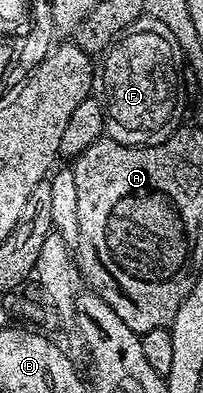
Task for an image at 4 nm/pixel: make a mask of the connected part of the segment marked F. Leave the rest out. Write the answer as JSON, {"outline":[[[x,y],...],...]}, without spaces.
{"outline":[[[137,18],[114,39],[96,66],[93,93],[104,108],[106,134],[129,146],[155,146],[168,140],[184,122],[185,77],[176,36],[160,20]]]}

